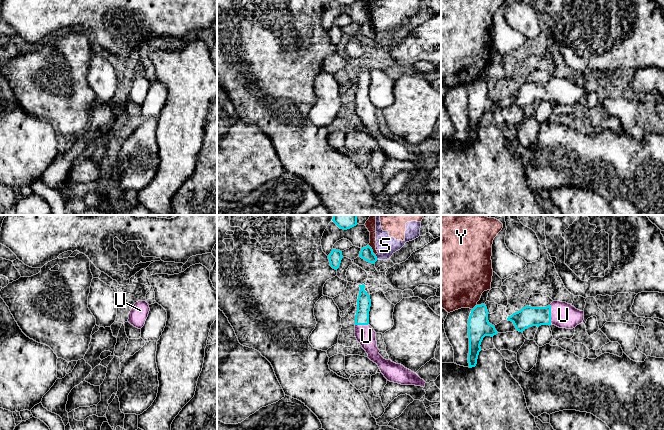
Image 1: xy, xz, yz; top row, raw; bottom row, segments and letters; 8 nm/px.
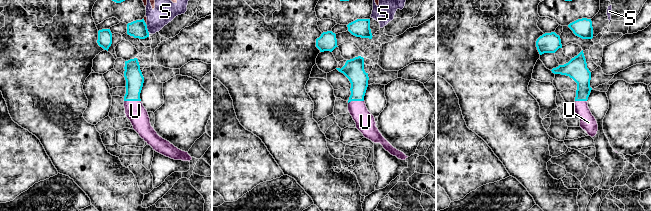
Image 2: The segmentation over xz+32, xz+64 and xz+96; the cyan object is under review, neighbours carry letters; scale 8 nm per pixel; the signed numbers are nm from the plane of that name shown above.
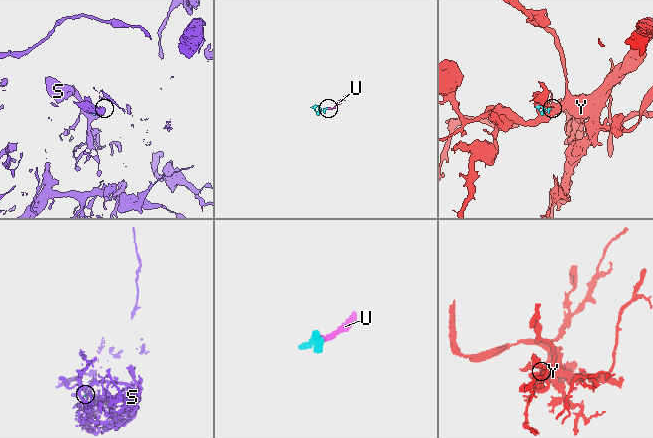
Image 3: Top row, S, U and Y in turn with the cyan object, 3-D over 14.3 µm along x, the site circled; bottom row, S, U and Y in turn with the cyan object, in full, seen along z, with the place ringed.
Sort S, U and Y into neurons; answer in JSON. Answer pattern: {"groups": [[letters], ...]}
{"groups": [["S", "Y"], ["U"]]}

